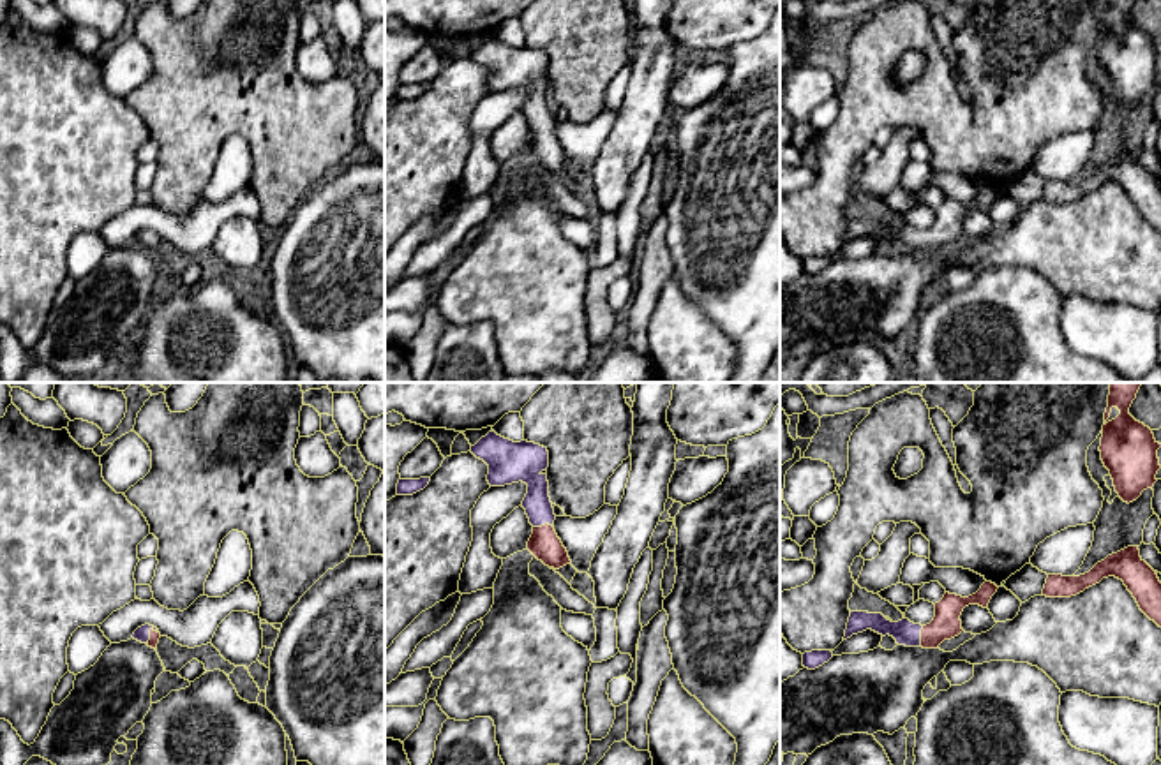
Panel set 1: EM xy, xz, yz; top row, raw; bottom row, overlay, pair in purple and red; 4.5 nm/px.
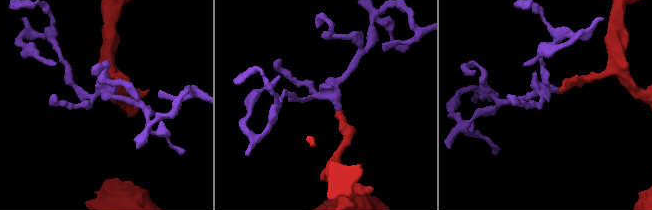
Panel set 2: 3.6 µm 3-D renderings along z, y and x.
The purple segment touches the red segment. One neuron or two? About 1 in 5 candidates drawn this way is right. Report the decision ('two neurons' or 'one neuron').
one neuron

